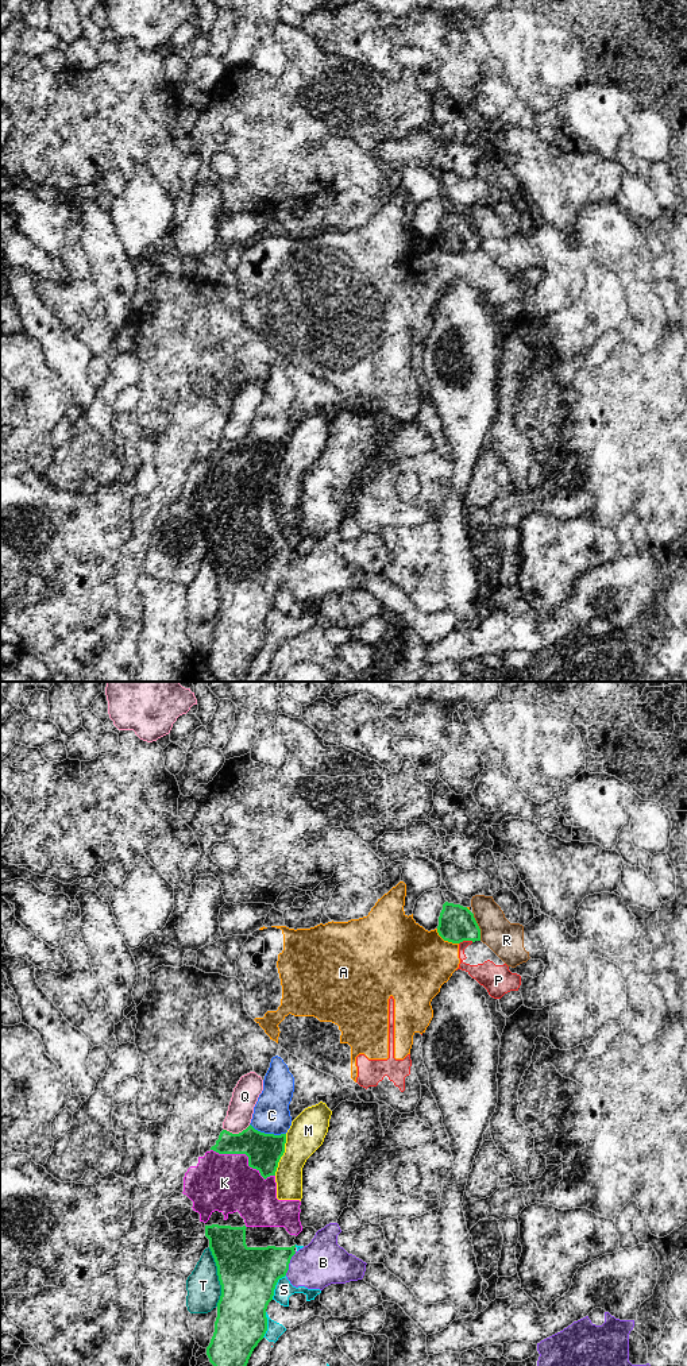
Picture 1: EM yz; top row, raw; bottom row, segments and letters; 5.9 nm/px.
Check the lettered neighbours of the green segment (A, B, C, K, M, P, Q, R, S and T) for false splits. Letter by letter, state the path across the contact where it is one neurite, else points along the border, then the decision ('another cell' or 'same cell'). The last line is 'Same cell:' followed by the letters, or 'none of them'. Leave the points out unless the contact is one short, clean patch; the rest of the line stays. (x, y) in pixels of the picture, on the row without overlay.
A: another cell
B: same cell
C: another cell
K: another cell
M: another cell
P: another cell
Q: another cell
R: another cell
S: another cell
T: another cell
Same cell: B

